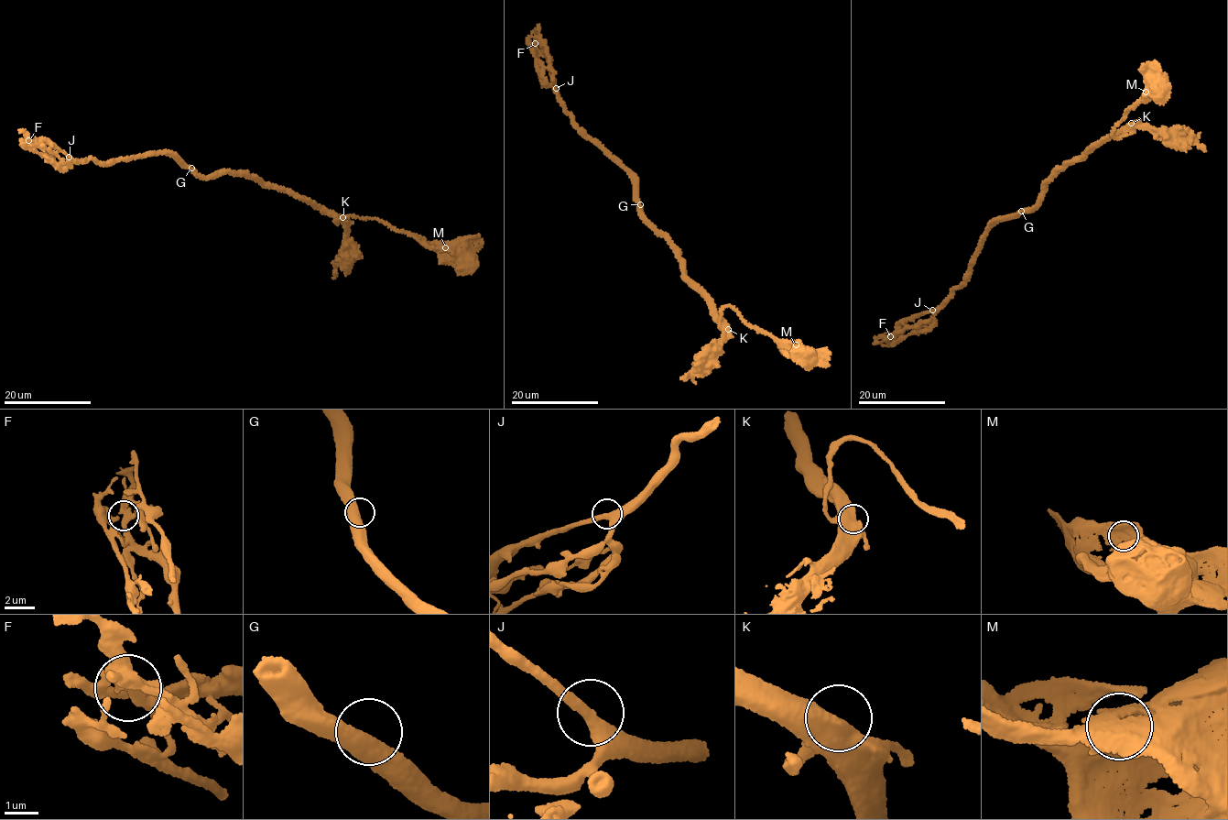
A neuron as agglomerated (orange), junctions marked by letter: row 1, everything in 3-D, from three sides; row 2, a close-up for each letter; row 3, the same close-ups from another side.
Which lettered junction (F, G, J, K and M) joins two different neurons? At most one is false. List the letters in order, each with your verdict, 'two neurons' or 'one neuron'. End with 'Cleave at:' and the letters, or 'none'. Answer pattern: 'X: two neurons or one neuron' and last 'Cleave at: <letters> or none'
F: one neuron
G: one neuron
J: one neuron
K: one neuron
M: one neuron
Cleave at: none

